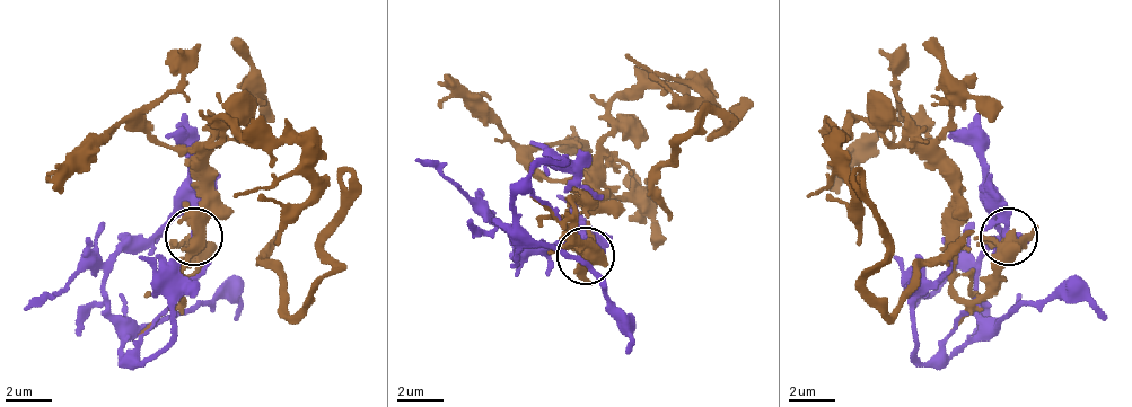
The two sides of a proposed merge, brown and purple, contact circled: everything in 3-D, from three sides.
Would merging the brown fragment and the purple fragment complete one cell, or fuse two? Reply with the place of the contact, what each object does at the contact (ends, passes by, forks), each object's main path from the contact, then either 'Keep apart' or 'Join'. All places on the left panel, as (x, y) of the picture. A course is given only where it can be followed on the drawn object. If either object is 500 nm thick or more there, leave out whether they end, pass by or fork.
Place: (193, 237). At the ring brown forks. At the ring purple passes by. Course of brown: (192, 236), (227, 120), (301, 149), (342, 189), (331, 270), (290, 310), (266, 264), (279, 230). Course of purple: (192, 236), (192, 218), (169, 218), (111, 264), (105, 316), (129, 356), (169, 339), (169, 304), (209, 258). Keep apart

